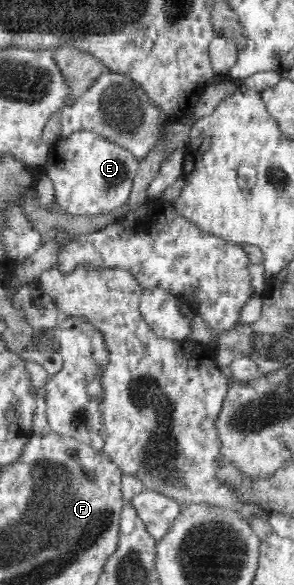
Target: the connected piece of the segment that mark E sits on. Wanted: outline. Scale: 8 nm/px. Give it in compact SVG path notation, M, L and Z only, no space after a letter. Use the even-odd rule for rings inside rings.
M83 129L71 132L69 136L62 135L49 145L46 161L40 168L40 175L46 174L50 177L51 184L54 184L53 209L65 212L67 216L107 216L129 200L134 176L139 168L139 159L126 148L93 131Z

